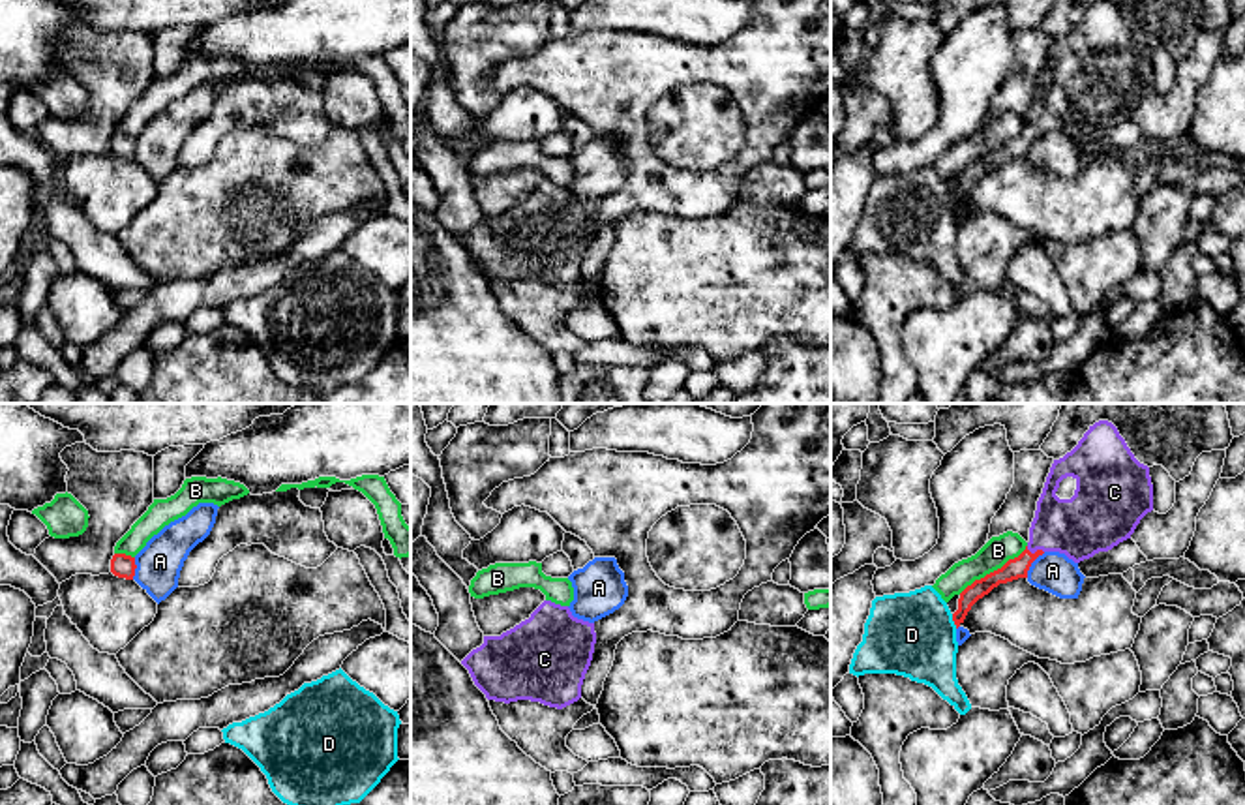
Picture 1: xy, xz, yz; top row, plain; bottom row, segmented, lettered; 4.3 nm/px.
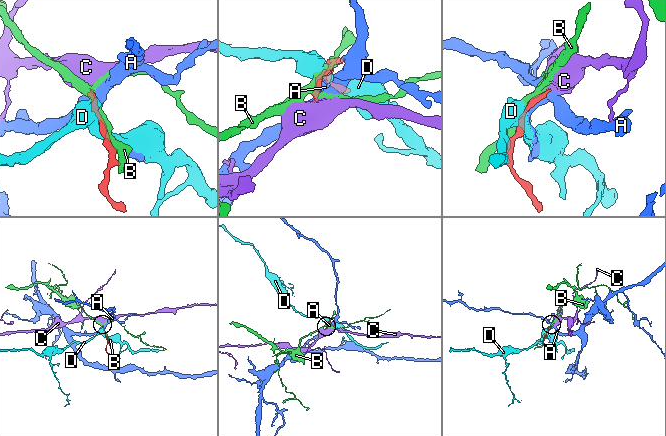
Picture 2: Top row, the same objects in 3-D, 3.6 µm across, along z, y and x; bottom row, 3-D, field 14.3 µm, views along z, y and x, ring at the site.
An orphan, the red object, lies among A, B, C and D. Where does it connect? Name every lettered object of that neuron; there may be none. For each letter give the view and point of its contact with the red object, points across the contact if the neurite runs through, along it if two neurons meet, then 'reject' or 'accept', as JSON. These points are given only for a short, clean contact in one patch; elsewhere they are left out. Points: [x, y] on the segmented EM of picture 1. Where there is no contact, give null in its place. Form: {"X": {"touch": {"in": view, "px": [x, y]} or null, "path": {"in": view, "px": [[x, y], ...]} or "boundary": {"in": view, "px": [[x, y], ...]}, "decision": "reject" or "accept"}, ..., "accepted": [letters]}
{"A": {"touch": {"in": "yz", "px": [1032, 561]}, "decision": "reject"}, "B": {"touch": {"in": "yz", "px": [994, 571]}, "decision": "reject"}, "C": {"touch": {"in": "yz", "px": [1035, 552]}, "path": {"in": "yz", "px": [[1013, 569], [1035, 552], [1062, 526], [1086, 524]]}, "decision": "accept"}, "D": {"touch": {"in": "yz", "px": [953, 620]}, "boundary": {"in": "yz", "px": [[951, 614], [957, 627]]}, "decision": "reject"}, "accepted": ["C"]}

